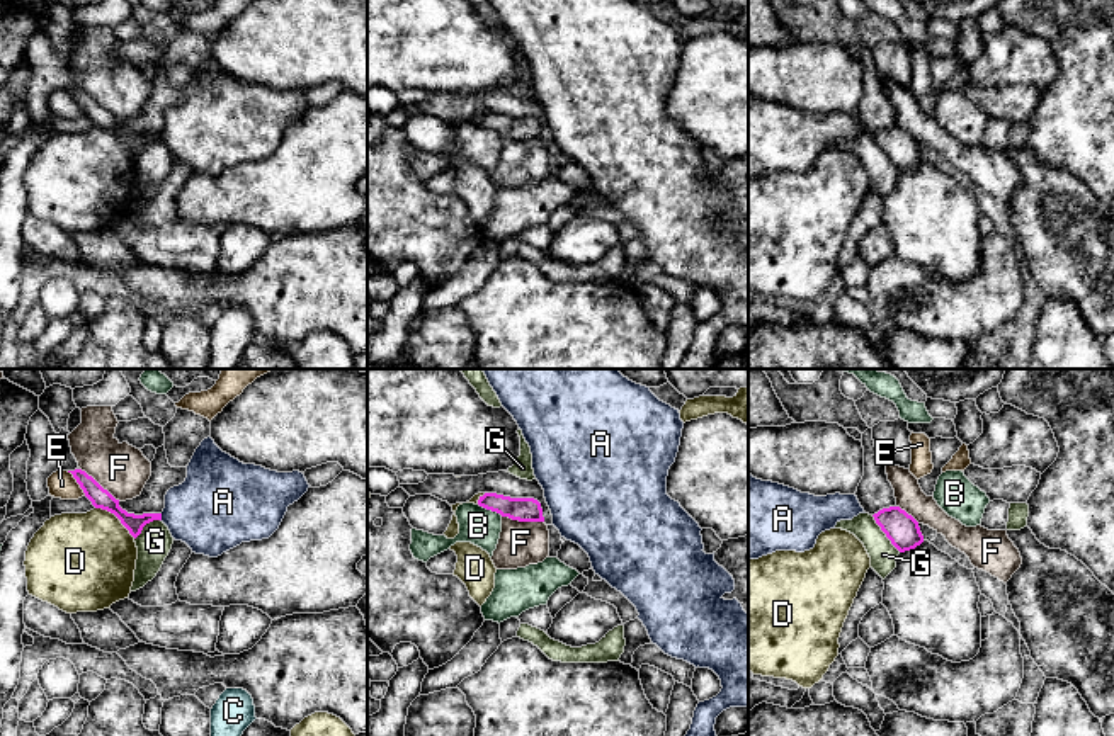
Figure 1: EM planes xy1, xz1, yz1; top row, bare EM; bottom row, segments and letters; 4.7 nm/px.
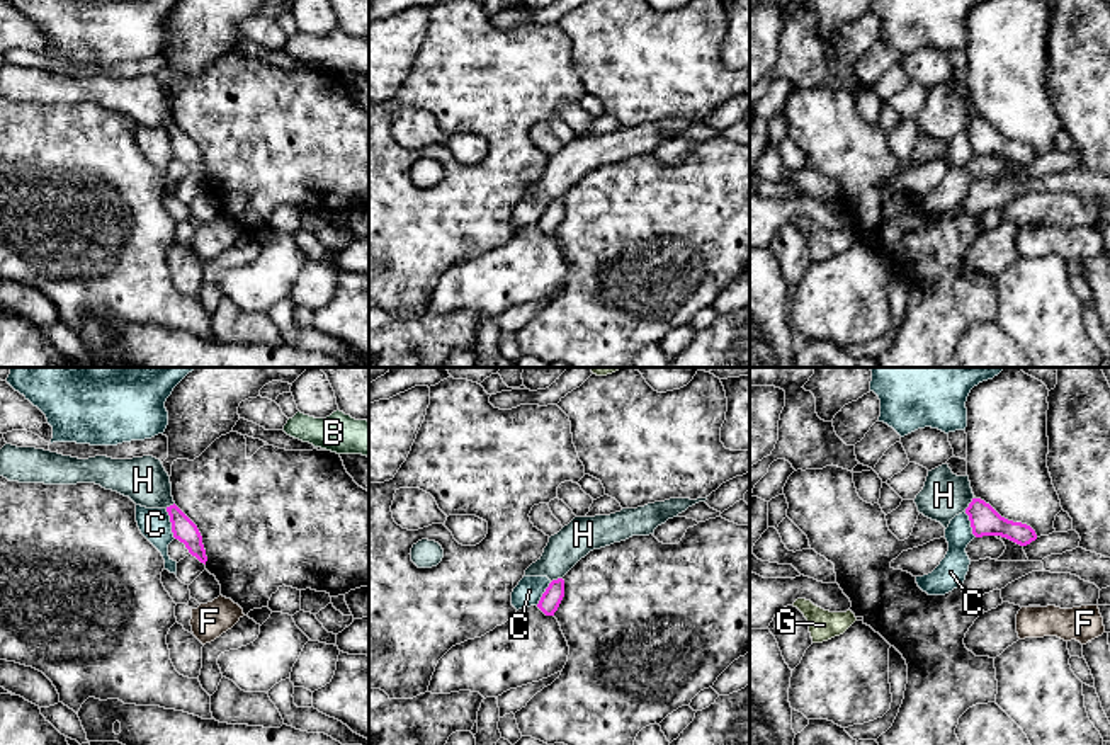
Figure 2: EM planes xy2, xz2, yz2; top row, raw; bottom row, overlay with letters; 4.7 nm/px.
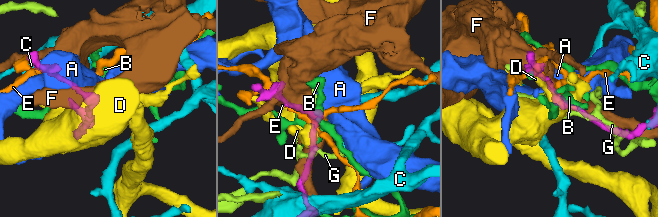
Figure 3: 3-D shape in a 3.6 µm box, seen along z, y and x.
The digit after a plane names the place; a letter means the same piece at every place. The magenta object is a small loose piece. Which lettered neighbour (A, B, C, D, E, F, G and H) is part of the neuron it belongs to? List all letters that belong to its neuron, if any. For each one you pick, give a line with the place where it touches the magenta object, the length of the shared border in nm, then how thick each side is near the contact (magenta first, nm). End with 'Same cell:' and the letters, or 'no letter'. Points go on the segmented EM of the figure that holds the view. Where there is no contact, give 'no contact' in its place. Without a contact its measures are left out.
G: contact yz1 (885, 532); length 220 nm; calibres 160 and 130 nm
Same cell: G

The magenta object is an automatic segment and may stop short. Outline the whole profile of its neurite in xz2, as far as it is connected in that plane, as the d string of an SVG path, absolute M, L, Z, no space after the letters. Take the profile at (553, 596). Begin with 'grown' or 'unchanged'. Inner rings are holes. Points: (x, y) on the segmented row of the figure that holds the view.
unchanged; M558 578L549 583L546 592L542 594L537 607L546 614L546 616L554 616L558 611L561 600L564 597L564 580Z

